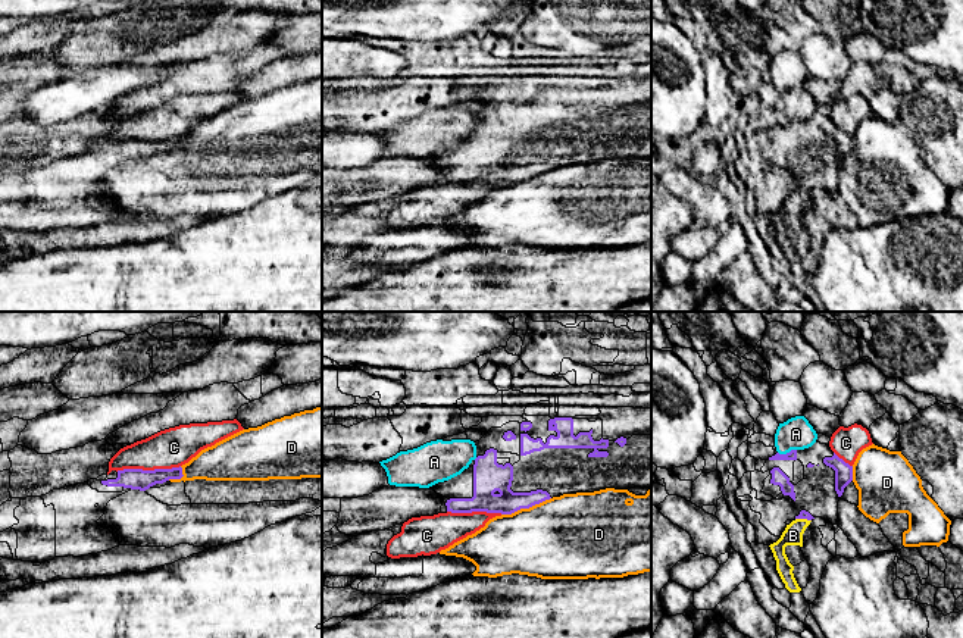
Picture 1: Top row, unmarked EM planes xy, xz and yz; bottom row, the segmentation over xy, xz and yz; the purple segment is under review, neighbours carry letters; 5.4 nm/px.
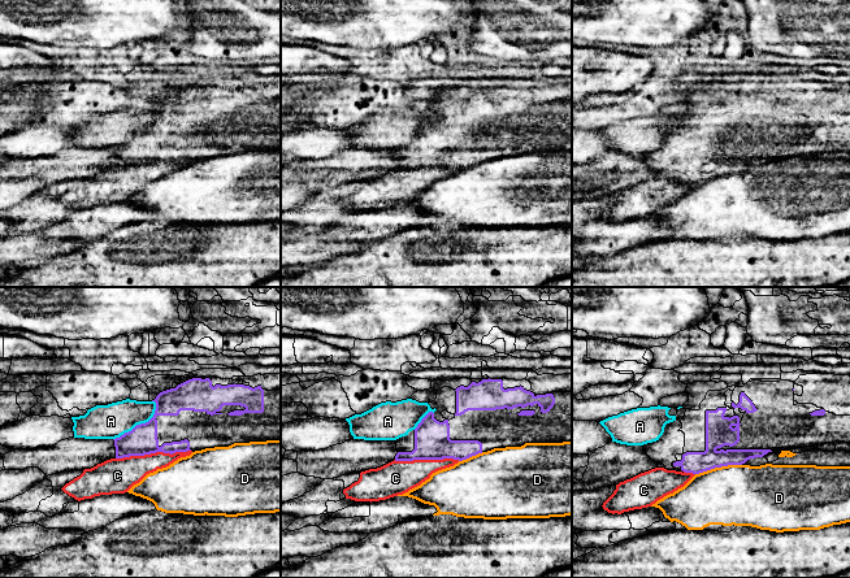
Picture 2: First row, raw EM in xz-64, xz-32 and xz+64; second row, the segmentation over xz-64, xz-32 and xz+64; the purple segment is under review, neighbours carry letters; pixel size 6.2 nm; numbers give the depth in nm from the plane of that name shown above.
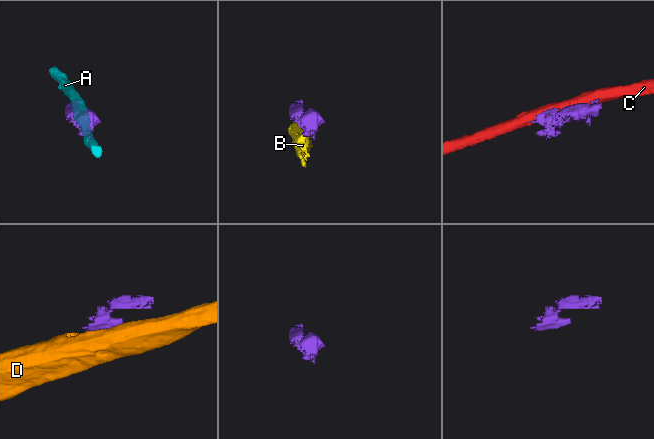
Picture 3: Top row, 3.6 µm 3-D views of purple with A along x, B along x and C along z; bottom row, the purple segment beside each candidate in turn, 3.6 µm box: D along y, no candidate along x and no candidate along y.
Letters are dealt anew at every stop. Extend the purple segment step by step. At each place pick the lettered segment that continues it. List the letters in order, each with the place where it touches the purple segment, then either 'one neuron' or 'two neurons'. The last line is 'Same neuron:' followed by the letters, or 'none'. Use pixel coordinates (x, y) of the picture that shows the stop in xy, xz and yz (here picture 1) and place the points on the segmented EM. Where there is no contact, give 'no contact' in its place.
A: yz (787, 453) | two neurons
B: yz (803, 518) | two neurons
C: xy (147, 471) | two neurons
D: xz (525, 507) | two neurons
Same neuron: none

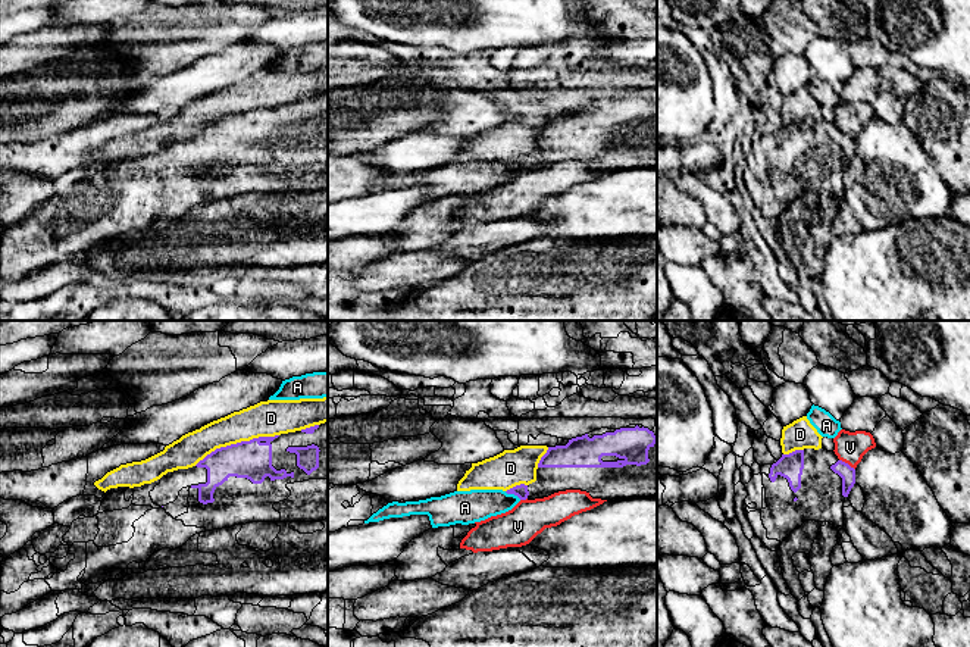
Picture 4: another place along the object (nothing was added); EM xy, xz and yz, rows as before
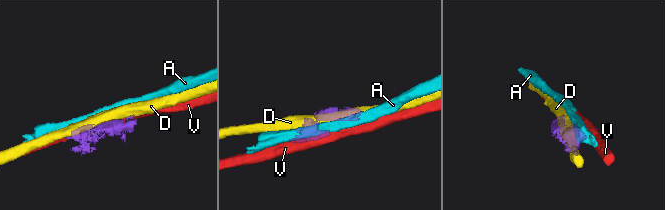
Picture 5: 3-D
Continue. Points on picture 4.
A: xz (513, 493) | two neurons
D: xy (237, 443) | two neurons
V: yz (847, 463) | two neurons
Same neuron: none

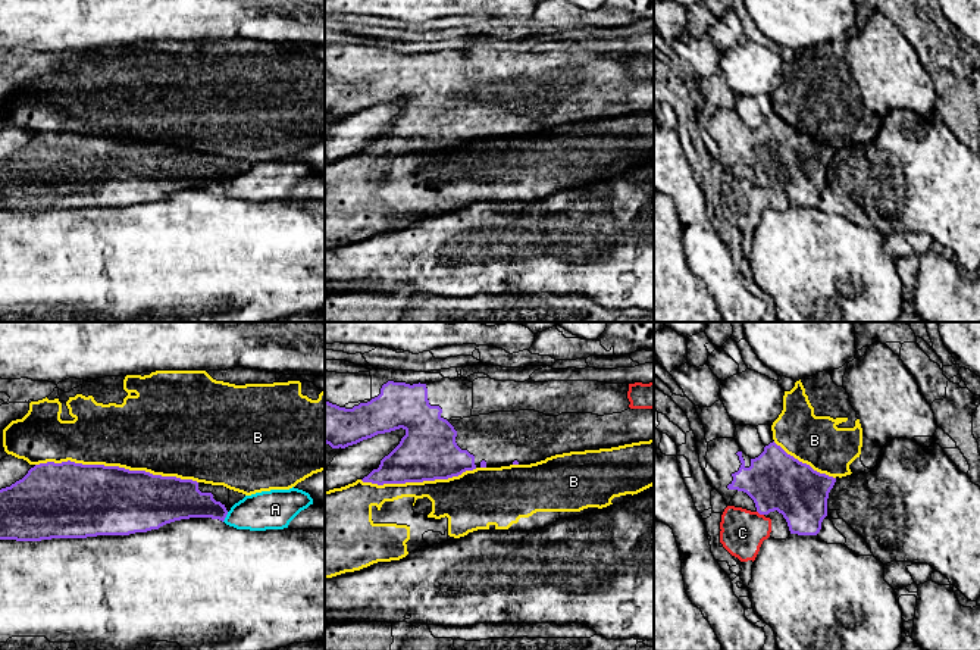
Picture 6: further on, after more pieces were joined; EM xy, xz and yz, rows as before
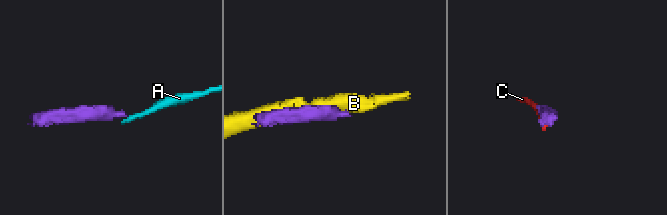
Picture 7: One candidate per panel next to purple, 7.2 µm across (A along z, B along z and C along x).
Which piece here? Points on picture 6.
A: xy (225, 516) | two neurons
B: xy (116, 466) | two neurons
C: yz (760, 513) | two neurons
Same neuron: none

